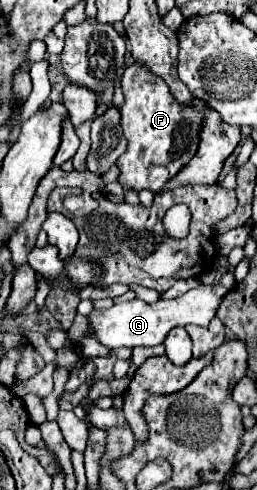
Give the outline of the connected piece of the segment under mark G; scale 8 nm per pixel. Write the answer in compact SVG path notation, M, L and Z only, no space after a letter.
M199 282L195 288L191 288L189 292L185 292L179 298L173 298L173 300L159 298L157 302L147 304L147 302L135 298L131 302L115 304L113 308L103 310L103 312L93 310L89 314L89 322L93 326L93 336L111 350L135 348L135 346L157 346L157 344L165 342L169 330L173 330L175 326L189 326L189 324L209 326L209 322L217 316L217 308L221 306L227 292L229 290L219 282L215 282L215 284Z

